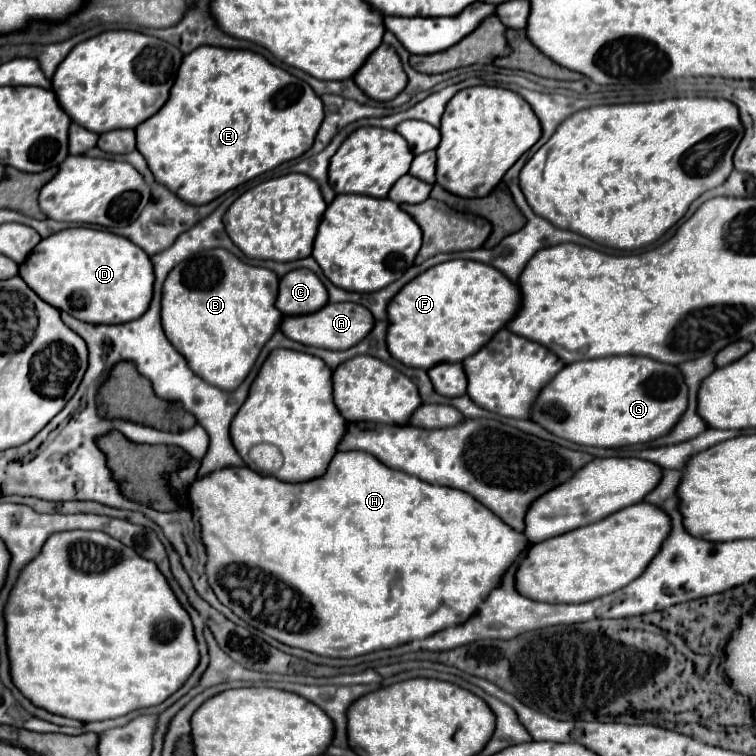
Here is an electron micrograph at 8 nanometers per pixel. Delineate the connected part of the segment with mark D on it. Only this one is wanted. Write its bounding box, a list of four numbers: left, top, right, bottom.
[20,227,154,325]

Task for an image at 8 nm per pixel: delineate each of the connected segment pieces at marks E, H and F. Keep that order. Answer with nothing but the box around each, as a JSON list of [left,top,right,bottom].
[[136,47,324,205],[188,451,528,659],[388,259,520,369]]

